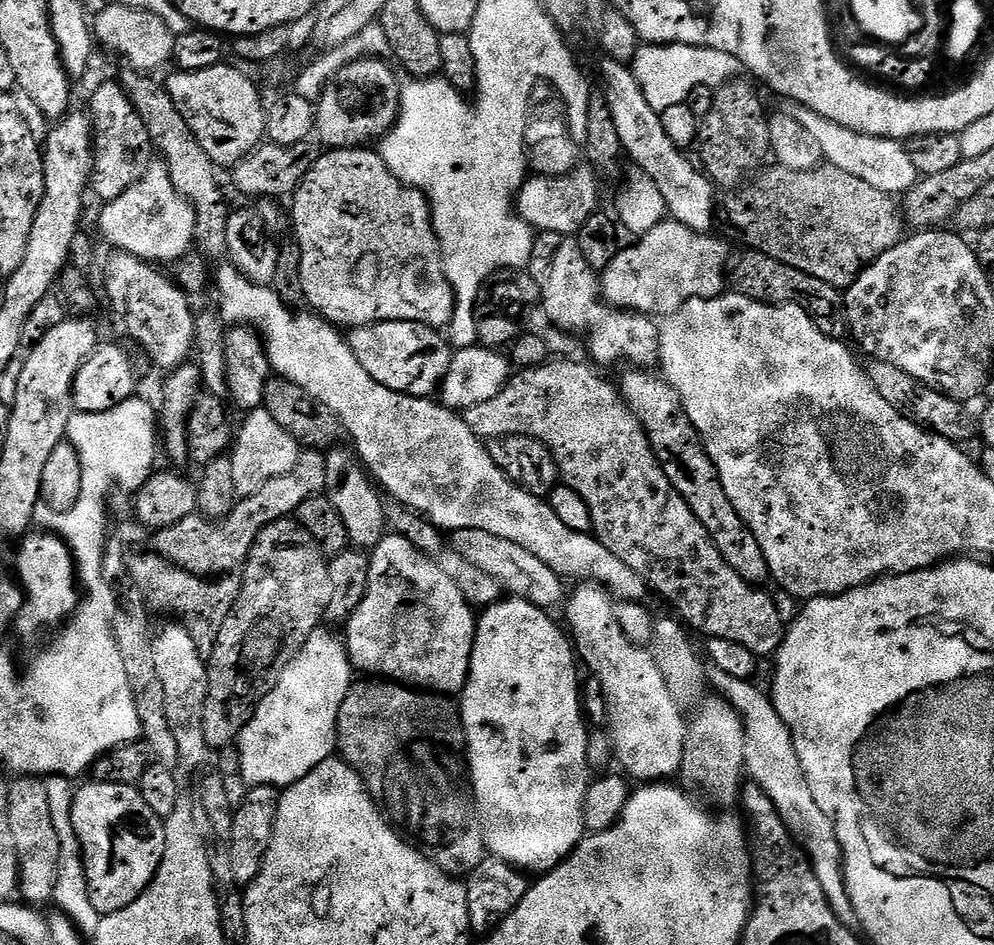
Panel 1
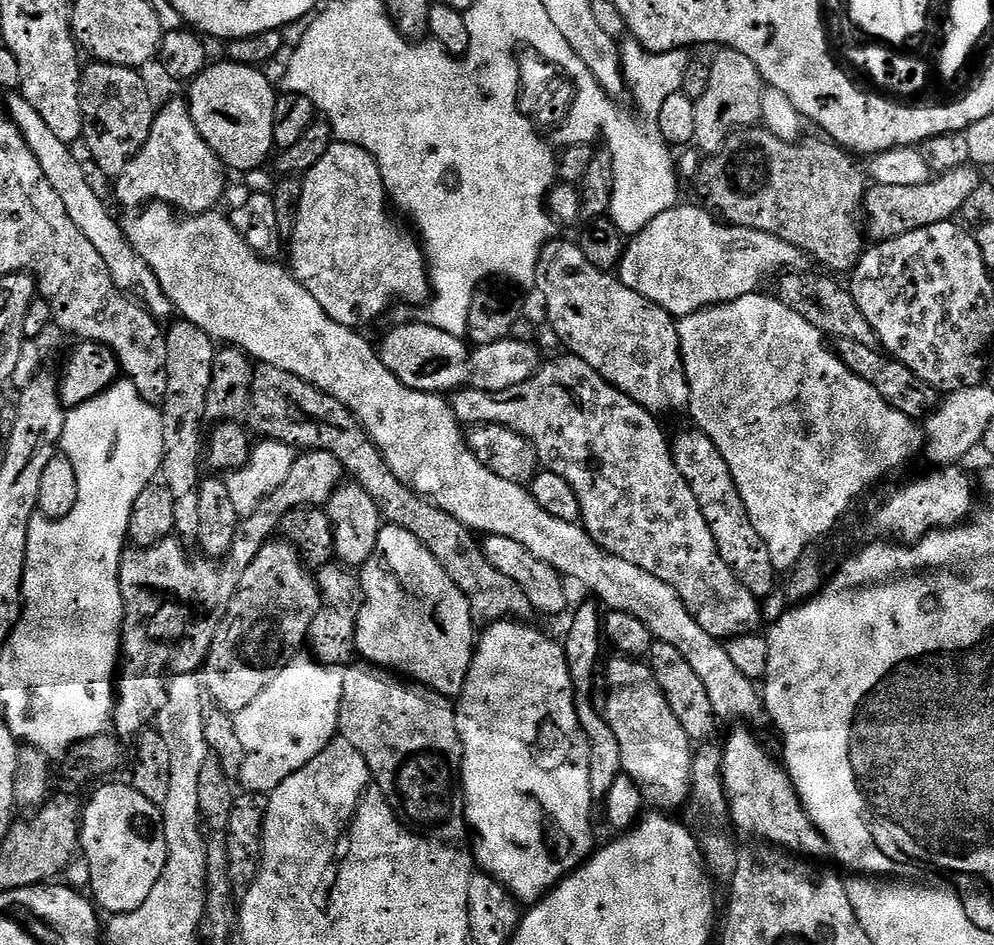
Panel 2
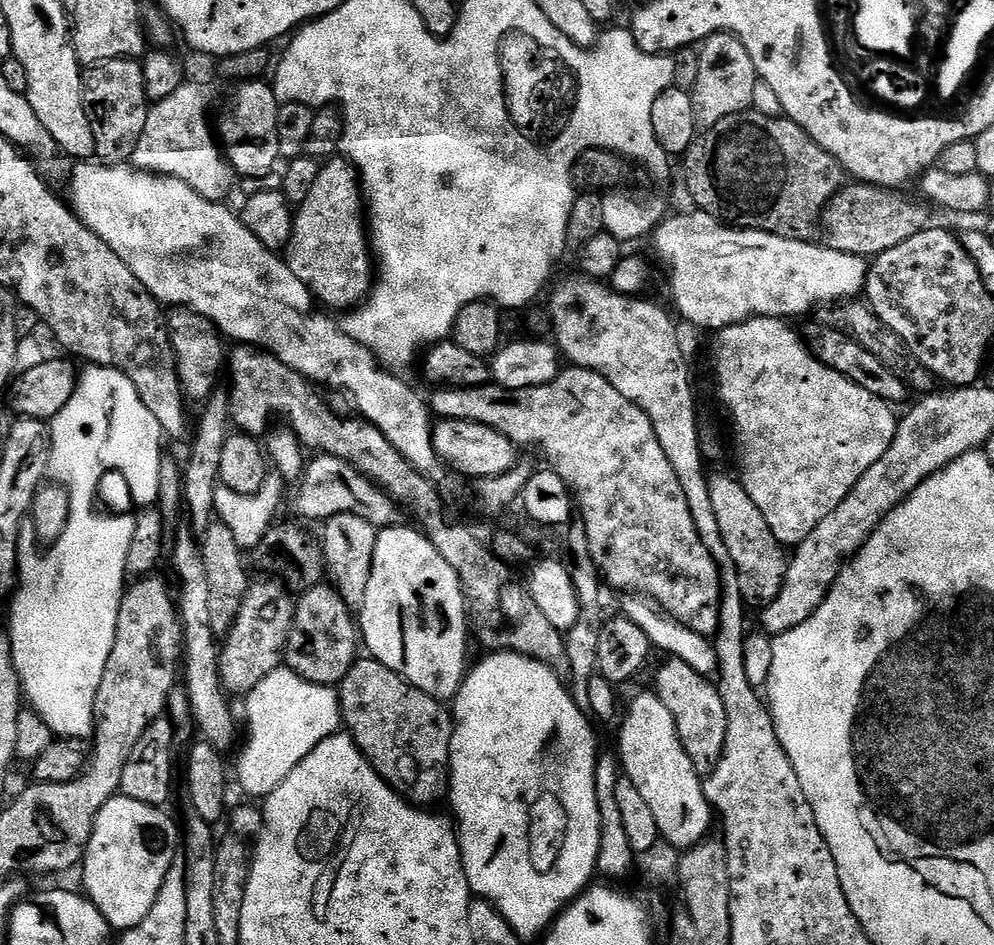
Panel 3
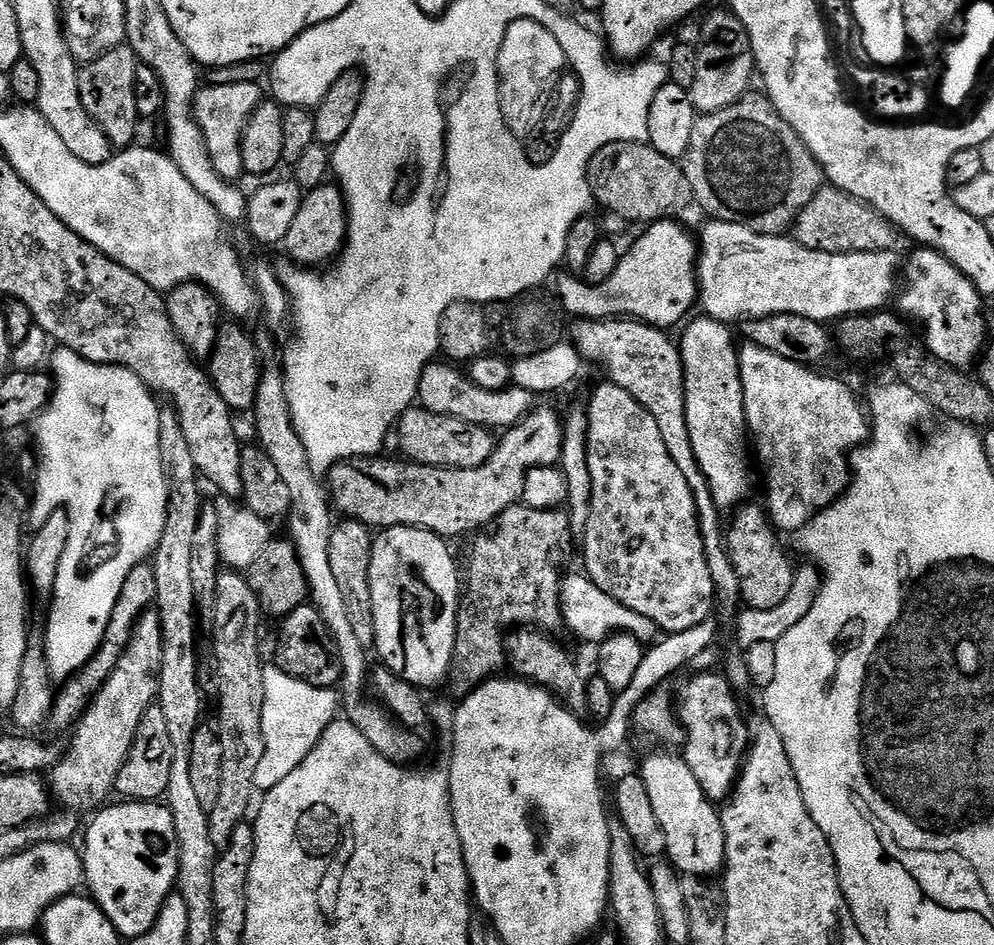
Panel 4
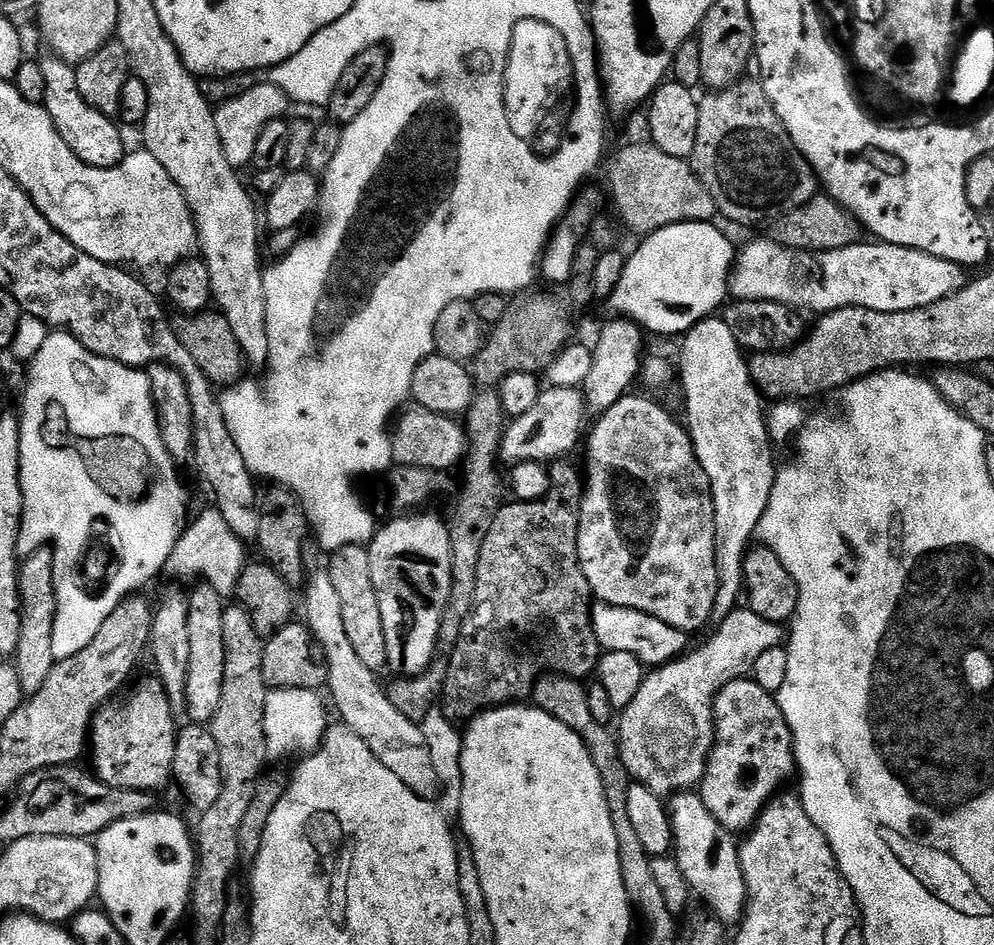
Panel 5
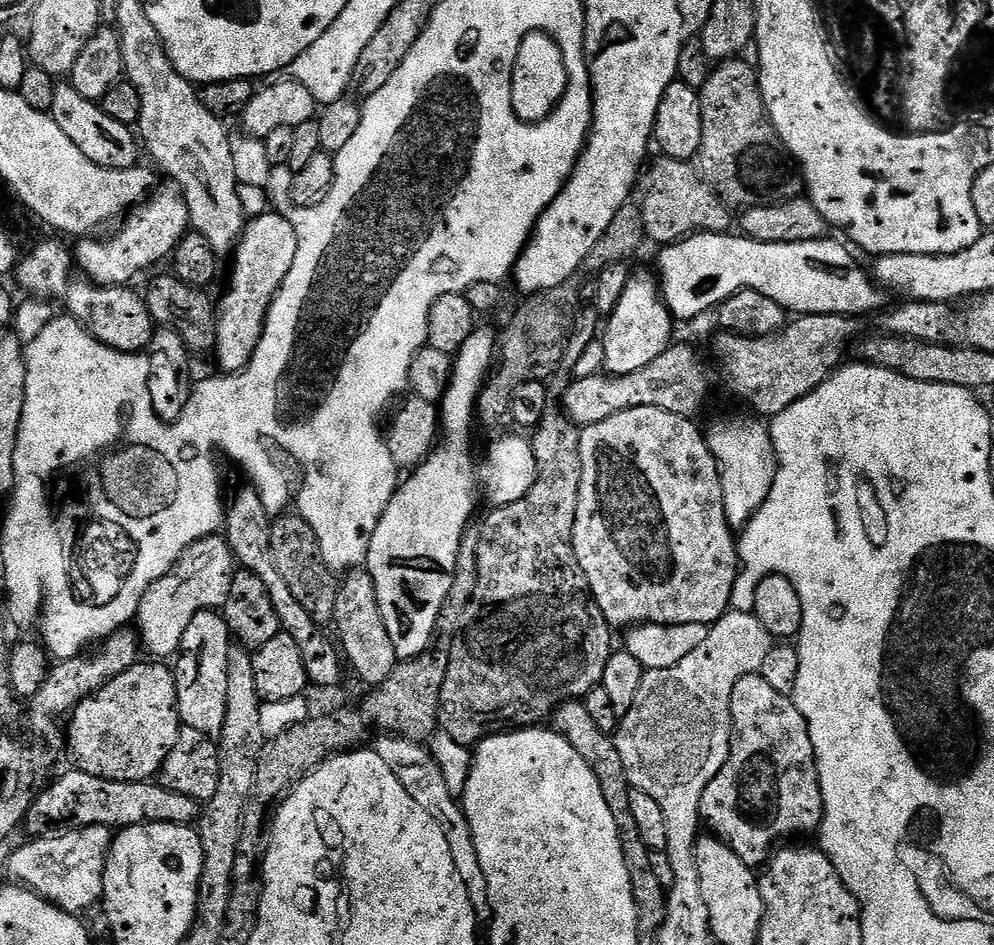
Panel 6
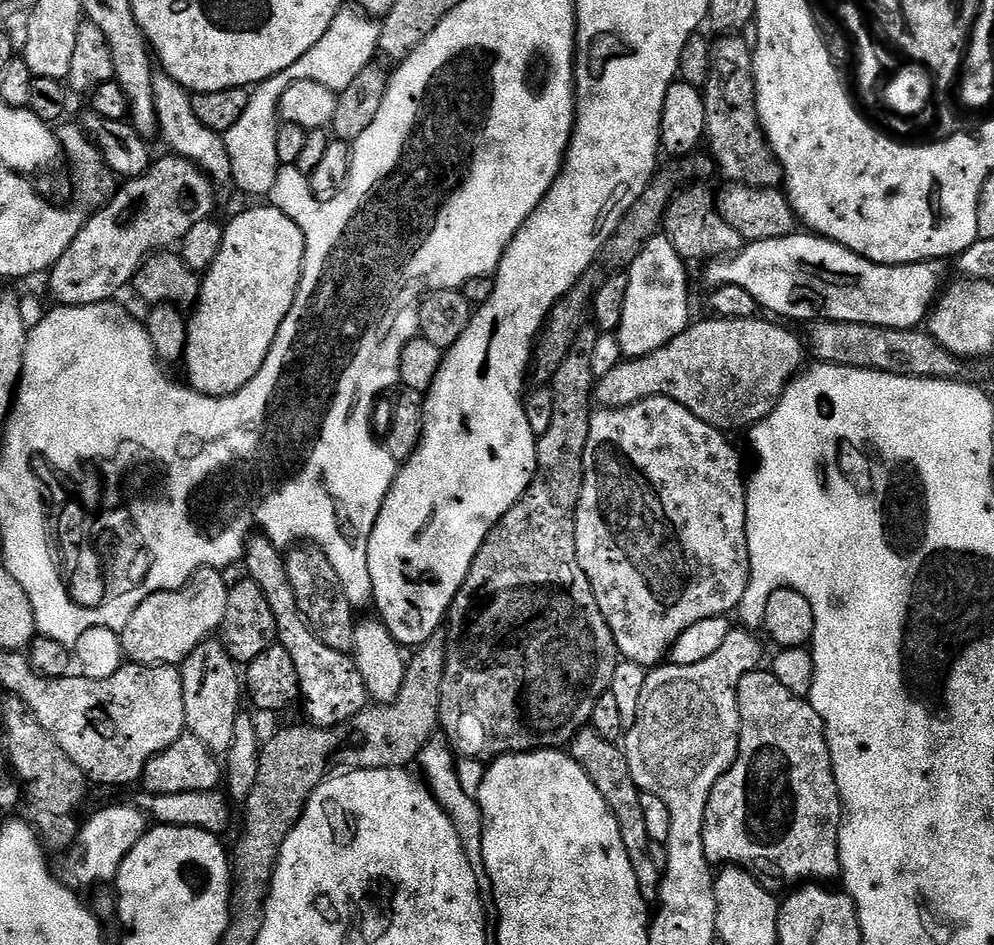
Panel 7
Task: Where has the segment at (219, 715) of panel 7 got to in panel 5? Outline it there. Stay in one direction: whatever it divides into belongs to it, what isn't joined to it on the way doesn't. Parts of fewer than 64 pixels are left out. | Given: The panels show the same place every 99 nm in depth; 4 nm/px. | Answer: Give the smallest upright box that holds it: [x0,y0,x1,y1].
[186,582,226,725]

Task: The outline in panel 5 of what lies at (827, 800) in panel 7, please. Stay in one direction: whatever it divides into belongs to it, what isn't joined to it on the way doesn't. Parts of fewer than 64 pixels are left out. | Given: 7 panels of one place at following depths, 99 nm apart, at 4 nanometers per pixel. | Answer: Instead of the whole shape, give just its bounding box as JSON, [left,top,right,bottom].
[698,678,797,834]

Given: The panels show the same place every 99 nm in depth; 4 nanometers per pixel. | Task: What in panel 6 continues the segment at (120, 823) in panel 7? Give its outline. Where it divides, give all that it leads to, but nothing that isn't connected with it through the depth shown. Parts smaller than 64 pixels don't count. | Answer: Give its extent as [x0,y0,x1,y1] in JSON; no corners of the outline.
[8,826,113,914]

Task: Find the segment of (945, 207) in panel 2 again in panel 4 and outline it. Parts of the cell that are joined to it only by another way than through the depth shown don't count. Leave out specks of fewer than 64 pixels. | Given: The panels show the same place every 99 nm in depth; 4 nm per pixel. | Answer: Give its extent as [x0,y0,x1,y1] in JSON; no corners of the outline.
[794,186,898,254]

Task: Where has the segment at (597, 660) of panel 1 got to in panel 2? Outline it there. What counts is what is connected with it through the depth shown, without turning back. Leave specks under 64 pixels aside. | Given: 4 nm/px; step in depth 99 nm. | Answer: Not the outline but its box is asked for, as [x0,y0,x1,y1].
[604,658,693,810]

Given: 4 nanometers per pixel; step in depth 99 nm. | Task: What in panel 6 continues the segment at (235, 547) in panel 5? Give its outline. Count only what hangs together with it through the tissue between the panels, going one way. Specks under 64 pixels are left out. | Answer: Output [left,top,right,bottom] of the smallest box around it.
[134,534,234,658]

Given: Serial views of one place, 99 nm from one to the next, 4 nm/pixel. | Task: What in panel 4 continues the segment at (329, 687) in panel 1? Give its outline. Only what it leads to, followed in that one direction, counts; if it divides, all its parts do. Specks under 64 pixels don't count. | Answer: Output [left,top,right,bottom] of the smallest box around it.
[254,668,338,793]

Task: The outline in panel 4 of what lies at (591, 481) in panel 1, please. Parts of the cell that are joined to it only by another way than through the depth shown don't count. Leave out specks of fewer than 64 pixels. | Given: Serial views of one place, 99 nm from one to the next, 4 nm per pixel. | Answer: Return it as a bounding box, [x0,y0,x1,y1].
[418,362,716,633]

